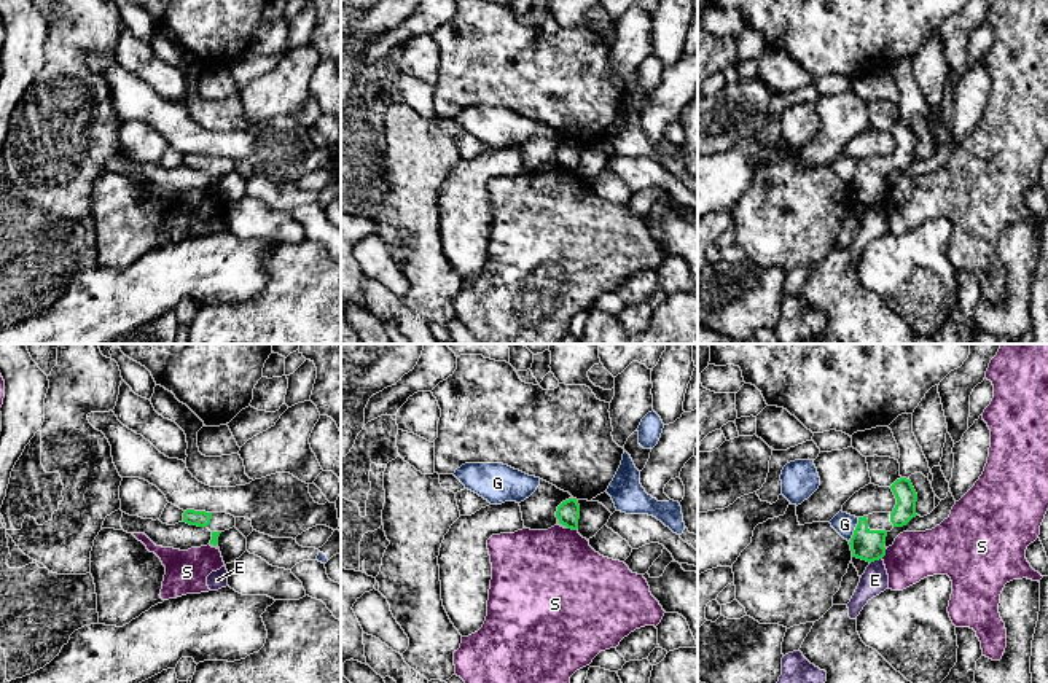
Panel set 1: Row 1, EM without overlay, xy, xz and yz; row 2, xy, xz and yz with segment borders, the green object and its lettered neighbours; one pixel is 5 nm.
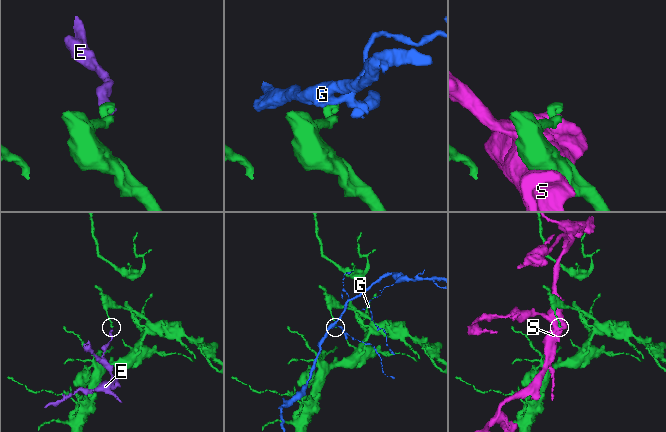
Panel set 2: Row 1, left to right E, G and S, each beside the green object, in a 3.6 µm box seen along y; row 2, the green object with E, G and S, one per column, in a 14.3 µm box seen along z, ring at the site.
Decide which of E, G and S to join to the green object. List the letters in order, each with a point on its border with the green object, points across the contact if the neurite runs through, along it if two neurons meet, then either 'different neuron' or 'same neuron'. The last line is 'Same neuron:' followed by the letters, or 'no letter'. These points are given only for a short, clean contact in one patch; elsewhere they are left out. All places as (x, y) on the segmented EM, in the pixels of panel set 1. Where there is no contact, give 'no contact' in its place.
E: meets green in yz at (875, 559); border along yz (881, 558), (870, 564); different neuron
G: meets green in yz at (854, 530); different neuron
S: meets green in xz at (572, 529); different neuron
Same neuron: no letter

